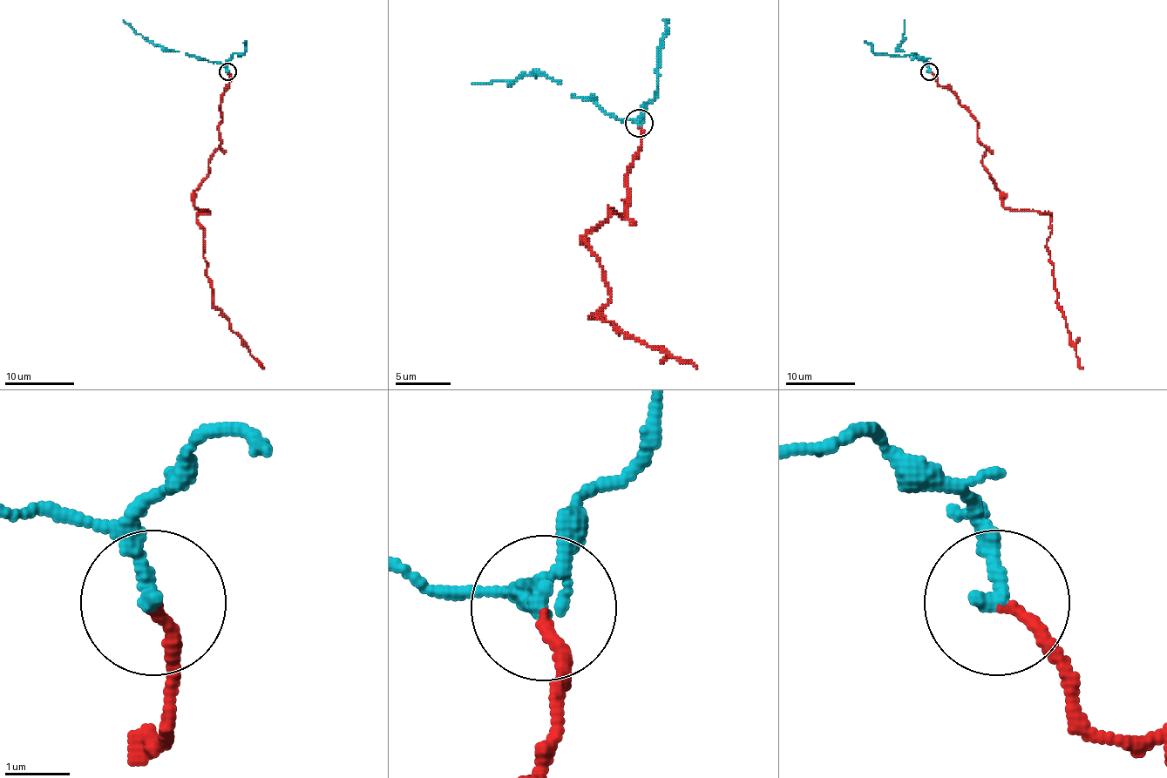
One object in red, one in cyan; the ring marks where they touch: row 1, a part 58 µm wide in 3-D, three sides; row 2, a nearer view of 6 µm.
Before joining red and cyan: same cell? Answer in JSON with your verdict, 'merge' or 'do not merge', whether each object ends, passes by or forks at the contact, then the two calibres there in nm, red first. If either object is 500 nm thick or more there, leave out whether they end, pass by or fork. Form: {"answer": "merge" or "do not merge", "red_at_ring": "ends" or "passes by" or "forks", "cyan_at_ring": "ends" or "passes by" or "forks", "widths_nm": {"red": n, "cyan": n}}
{"answer": "merge", "red_at_ring": "ends", "cyan_at_ring": "ends", "widths_nm": {"red": 150, "cyan": 260}}

